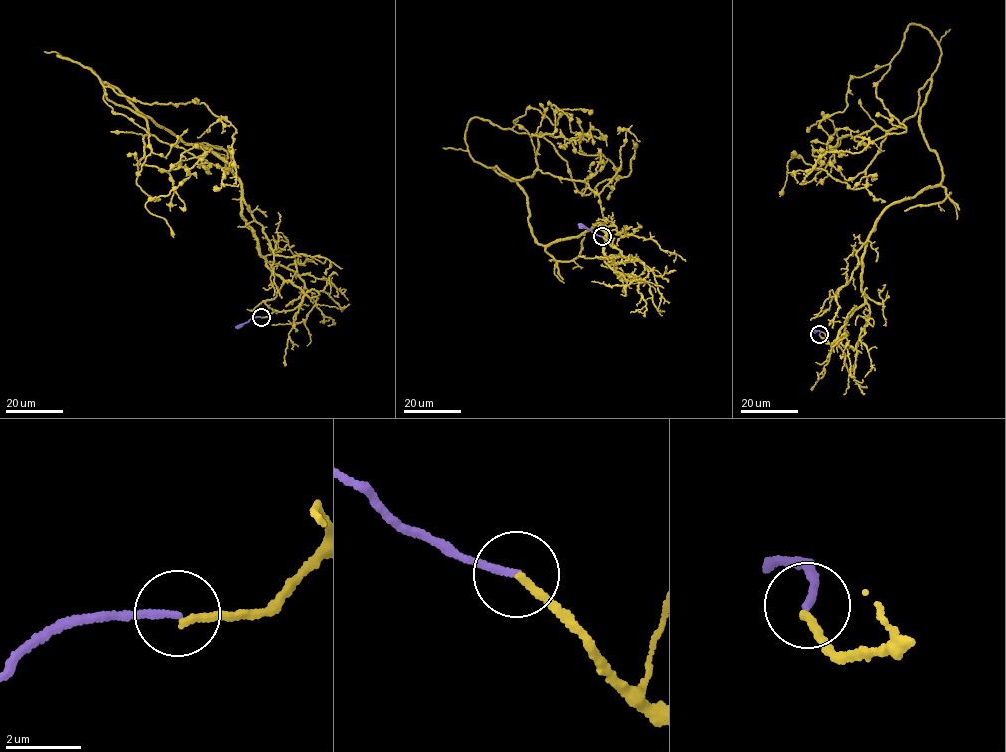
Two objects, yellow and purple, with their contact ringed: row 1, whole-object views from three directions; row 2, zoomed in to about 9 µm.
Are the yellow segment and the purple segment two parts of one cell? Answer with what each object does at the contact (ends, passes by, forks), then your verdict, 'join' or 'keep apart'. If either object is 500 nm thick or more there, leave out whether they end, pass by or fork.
yellow ends | purple ends | keep apart

